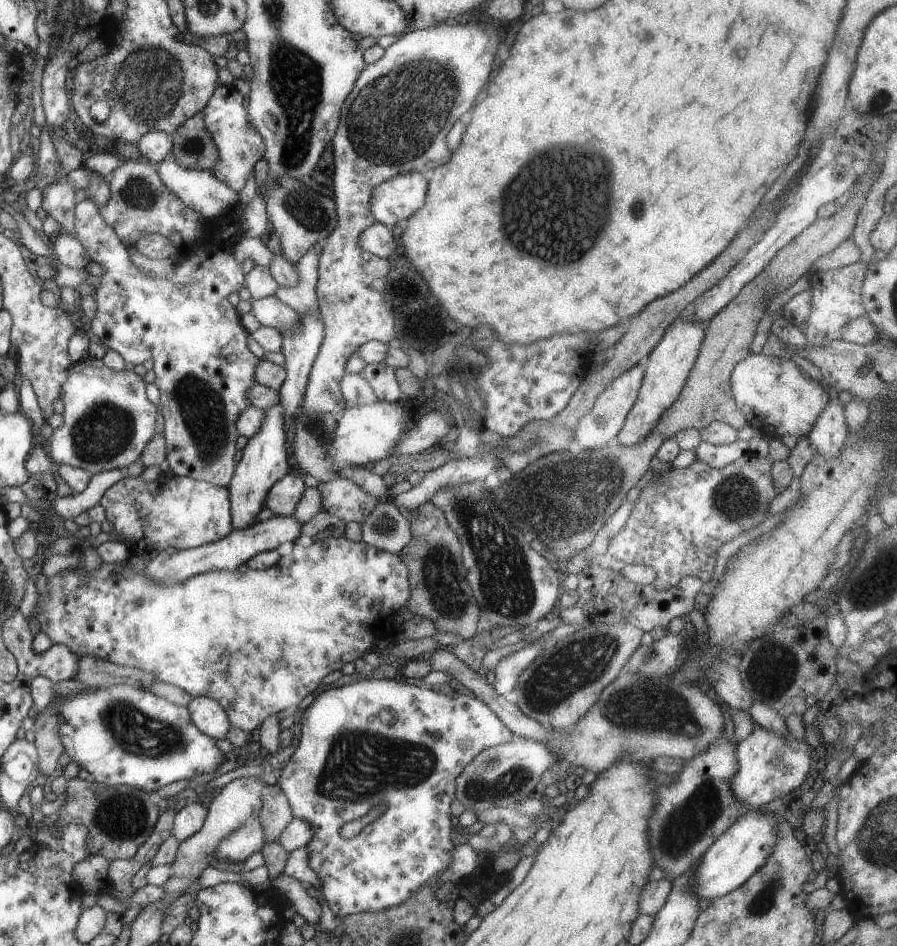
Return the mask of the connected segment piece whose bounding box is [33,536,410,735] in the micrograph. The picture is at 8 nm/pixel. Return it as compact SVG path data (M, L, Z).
M344 536L325 537L323 540L312 542L309 546L293 544L289 554L280 556L279 560L263 570L247 569L243 573L235 571L207 571L200 575L195 575L182 583L174 585L158 585L147 580L142 575L142 569L137 572L126 566L126 562L102 565L92 572L91 578L85 583L80 580L82 575L75 569L63 569L51 578L47 579L48 594L47 600L41 600L33 609L37 613L37 622L39 622L39 632L44 632L53 643L61 643L67 646L78 658L85 655L94 656L118 665L136 668L142 671L150 672L159 682L173 684L181 690L185 690L192 697L209 697L216 700L225 711L231 727L244 730L253 735L256 733L261 721L269 715L275 715L279 710L287 706L297 705L307 694L320 690L320 682L327 674L334 670L340 670L343 664L354 662L361 659L367 651L371 649L371 640L375 638L377 630L377 618L379 622L383 616L393 610L407 614L406 603L410 597L408 583L408 568L395 553L382 551L363 541L351 541Z

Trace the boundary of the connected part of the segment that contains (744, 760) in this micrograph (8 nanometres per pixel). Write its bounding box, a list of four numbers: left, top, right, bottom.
[730,724,814,808]

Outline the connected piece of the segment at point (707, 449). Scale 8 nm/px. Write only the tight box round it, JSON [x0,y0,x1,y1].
[694,438,748,469]

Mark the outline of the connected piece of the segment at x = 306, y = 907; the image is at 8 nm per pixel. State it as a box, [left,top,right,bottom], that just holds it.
[271,873,321,925]

